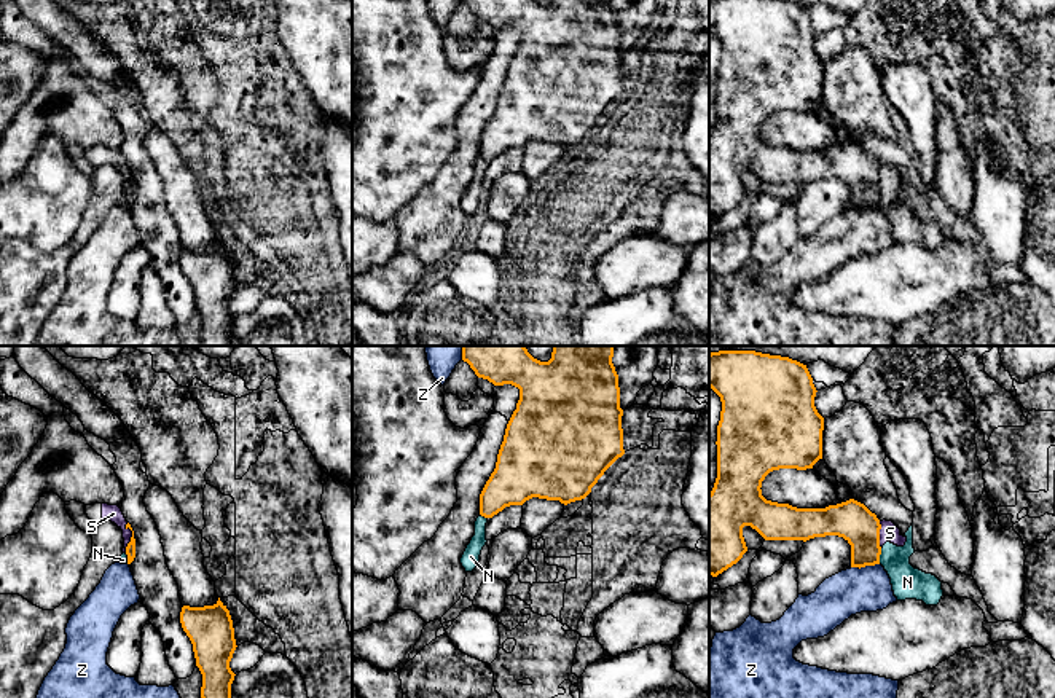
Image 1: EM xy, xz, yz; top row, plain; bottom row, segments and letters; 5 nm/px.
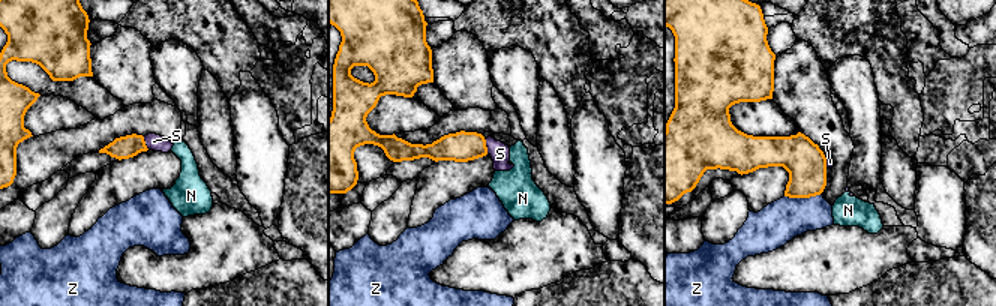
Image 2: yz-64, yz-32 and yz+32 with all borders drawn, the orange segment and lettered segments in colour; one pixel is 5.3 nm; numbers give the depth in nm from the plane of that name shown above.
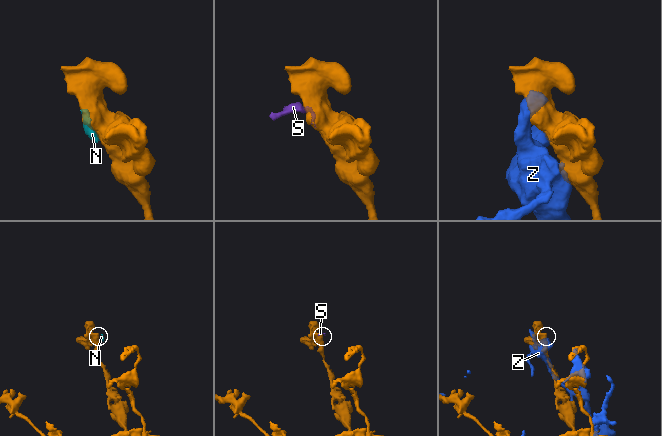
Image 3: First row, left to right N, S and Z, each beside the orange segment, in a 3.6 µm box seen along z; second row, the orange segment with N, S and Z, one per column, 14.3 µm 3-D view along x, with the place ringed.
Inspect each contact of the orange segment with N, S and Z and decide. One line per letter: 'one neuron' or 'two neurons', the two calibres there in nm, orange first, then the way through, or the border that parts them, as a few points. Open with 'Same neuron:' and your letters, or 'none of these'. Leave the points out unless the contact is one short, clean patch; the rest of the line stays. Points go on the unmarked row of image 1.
Same neuron: none of these
N: two neurons; calibres 200 and 160 nm; border yz (882, 192), (878, 206)
S: two neurons; calibres 50 and 90 nm; border xy (128, 166), (131, 184), (125, 195)
Z: two neurons; calibres 200 and 220 nm

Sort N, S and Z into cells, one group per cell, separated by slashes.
N S / Z

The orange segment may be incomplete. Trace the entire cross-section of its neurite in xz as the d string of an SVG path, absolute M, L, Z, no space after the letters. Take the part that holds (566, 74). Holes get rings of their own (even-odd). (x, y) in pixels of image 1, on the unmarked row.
M462 0L478 21L494 29L512 27L520 32L500 88L496 112L480 137L480 158L492 161L505 150L523 148L532 140L559 143L567 148L585 142L604 115L625 97L620 51L618 18L612 0L551 0L540 5L534 0Z

